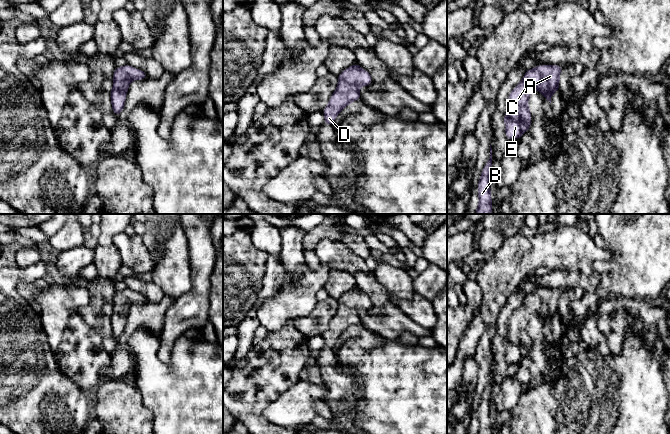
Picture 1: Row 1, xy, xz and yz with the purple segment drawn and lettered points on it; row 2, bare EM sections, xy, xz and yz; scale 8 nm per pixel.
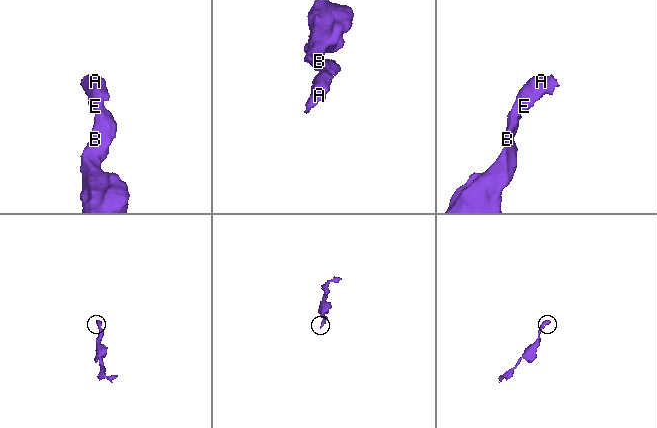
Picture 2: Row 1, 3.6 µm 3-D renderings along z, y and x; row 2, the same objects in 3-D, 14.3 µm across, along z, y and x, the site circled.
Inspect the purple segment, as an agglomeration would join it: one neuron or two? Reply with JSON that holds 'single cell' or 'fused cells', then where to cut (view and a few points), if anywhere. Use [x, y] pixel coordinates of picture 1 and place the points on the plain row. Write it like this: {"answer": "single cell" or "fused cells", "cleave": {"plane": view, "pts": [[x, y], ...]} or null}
{"answer": "single cell", "cleave": null}

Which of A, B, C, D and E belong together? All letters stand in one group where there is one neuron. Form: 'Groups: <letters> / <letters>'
Groups: A B C D E

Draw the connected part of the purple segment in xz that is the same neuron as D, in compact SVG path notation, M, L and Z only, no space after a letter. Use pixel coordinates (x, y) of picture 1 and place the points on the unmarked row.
M357 287L345 293L338 300L336 315L332 318L329 328L322 335L325 339L324 349L333 348L335 341L352 325L360 324L360 310L372 308L370 298Z

